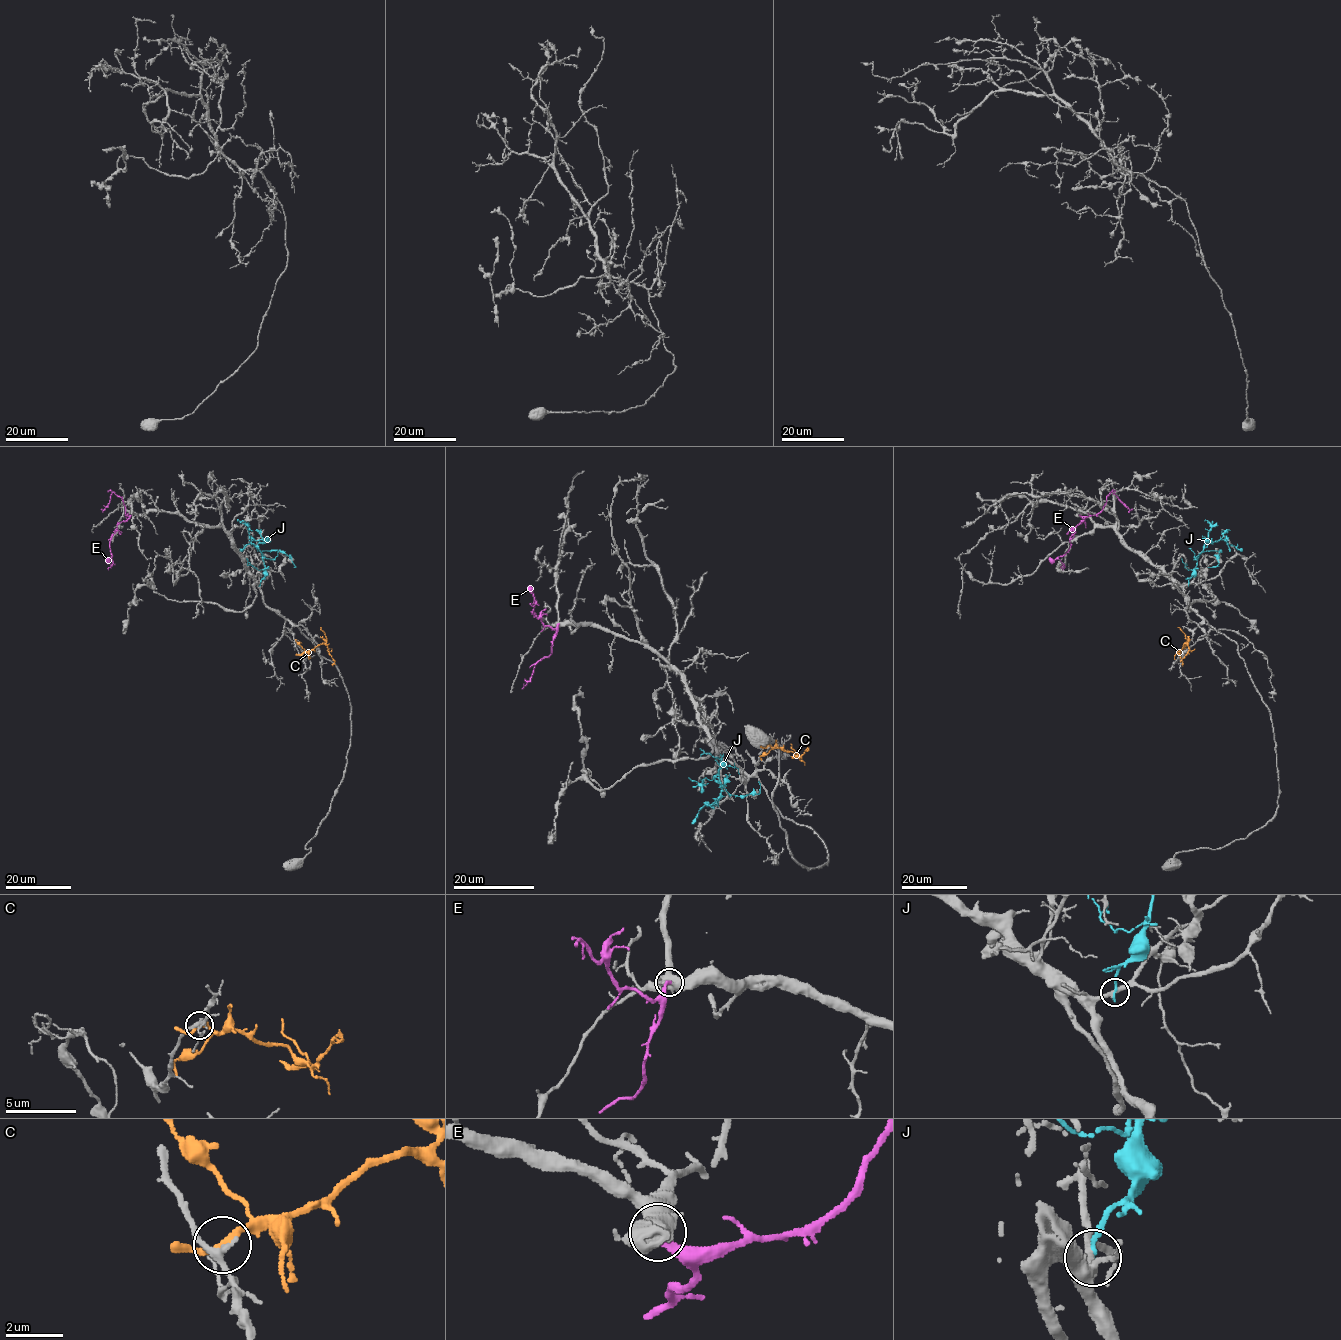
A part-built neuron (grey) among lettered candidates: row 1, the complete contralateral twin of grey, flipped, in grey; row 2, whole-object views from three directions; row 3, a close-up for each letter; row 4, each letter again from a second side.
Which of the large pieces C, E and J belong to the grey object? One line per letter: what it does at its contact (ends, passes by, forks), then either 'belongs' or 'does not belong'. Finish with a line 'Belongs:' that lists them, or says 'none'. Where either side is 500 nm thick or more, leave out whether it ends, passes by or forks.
C: it passes by; does not belong
E: it ends; belongs
J: it ends; does not belong
Belongs: E

